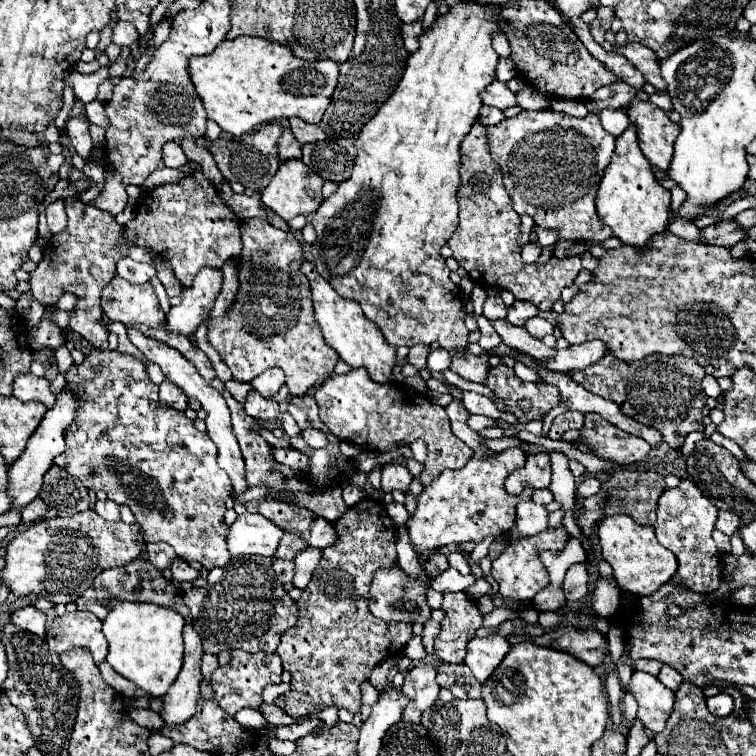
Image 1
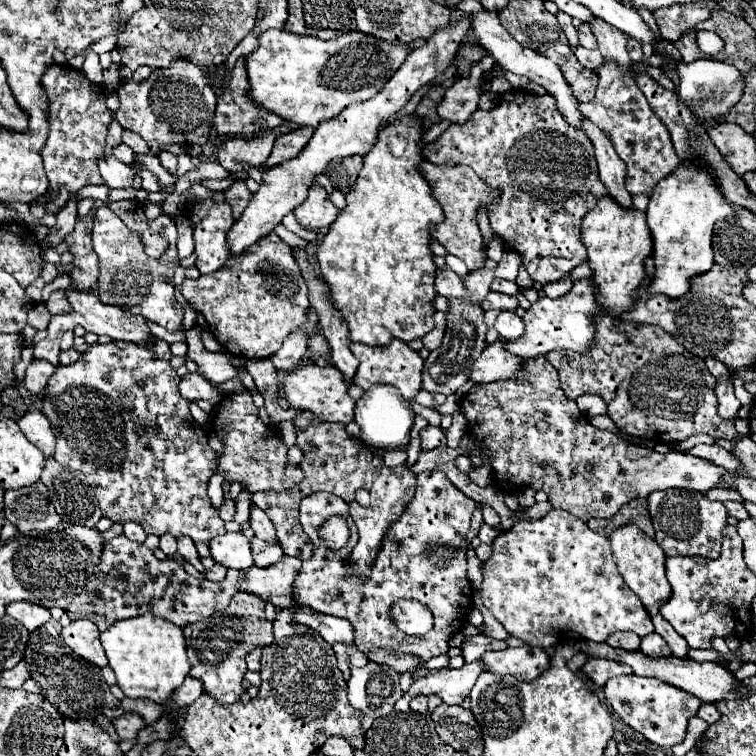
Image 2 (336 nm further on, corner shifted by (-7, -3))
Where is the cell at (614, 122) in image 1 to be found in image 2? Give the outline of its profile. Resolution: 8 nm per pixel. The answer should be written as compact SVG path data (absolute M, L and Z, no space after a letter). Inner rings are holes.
M602 64L598 68L598 88L594 100L580 103L581 112L596 124L612 142L616 154L626 164L626 188L636 194L650 196L654 186L670 176L670 172L676 172L682 160L676 156L670 134L666 132L666 126L658 116L654 116L654 110L650 104L646 104L646 96L636 86L636 72L622 72L618 64Z

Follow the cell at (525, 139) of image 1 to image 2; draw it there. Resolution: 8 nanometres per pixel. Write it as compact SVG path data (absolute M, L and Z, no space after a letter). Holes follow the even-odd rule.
M526 90L504 92L498 96L492 110L476 110L466 124L448 126L436 142L422 148L422 154L438 166L466 164L488 188L502 190L498 192L496 204L492 202L488 206L490 226L508 248L522 256L522 266L528 270L532 280L540 284L560 282L570 274L570 270L586 260L586 246L580 242L580 222L606 194L606 188L598 178L592 142L586 132L576 130L558 114L556 102L550 94L538 96Z

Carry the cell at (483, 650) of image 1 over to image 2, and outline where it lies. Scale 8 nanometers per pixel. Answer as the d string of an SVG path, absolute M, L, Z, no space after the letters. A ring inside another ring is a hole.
M518 646L506 648L500 652L486 652L482 656L490 672L494 674L510 674L522 682L538 678L546 668L550 668L550 656L542 648L532 646Z

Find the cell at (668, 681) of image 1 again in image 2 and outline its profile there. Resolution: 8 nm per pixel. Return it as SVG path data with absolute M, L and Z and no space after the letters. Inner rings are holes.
M652 632L650 636L644 636L642 638L642 644L640 644L640 650L646 654L646 656L652 656L652 658L662 658L662 656L670 656L670 646L666 644L666 640L662 640L662 636L658 636L656 632Z

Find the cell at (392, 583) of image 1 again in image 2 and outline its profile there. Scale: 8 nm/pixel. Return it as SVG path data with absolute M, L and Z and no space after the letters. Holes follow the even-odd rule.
M420 472L416 496L406 506L406 512L402 512L402 516L386 530L386 540L382 540L382 548L378 550L378 556L372 564L372 574L358 576L354 568L346 566L354 544L358 542L356 530L350 530L352 534L348 544L336 552L324 548L318 538L318 526L324 522L322 518L344 514L348 524L352 522L348 516L348 504L342 498L326 492L306 496L300 504L300 524L312 540L314 554L310 560L302 562L302 568L294 580L294 602L350 620L354 628L354 640L358 640L362 652L384 648L398 654L410 654L420 660L446 654L450 648L450 638L468 624L466 616L472 610L472 586L466 572L466 534L470 530L474 506L474 500L462 494L444 472ZM400 598L414 598L426 604L434 616L432 632L424 636L408 636L396 628L388 614Z

